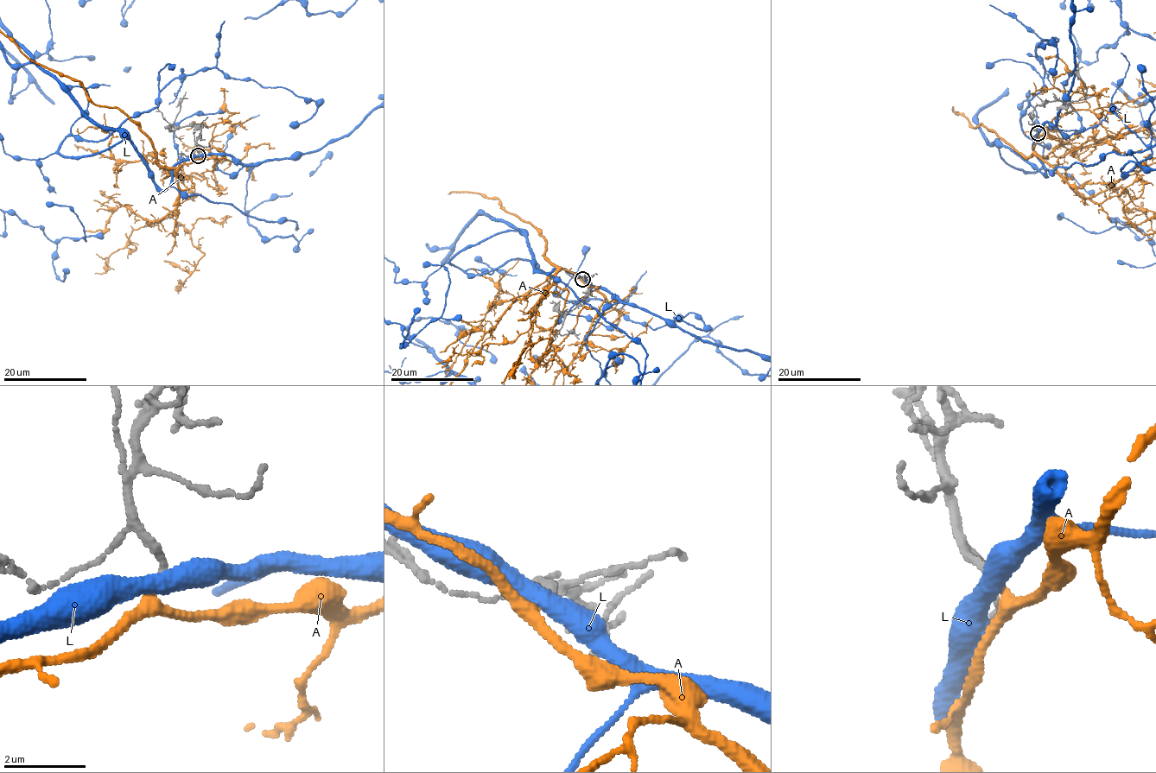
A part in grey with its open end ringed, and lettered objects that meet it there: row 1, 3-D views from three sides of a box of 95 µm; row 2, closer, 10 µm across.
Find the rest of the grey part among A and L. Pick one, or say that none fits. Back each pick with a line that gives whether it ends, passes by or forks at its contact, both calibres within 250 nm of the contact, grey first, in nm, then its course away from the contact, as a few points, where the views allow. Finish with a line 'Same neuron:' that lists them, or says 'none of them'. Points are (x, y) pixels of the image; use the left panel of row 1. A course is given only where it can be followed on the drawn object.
A: it passes by; calibres 180 and 220 nm
Same neuron: A

